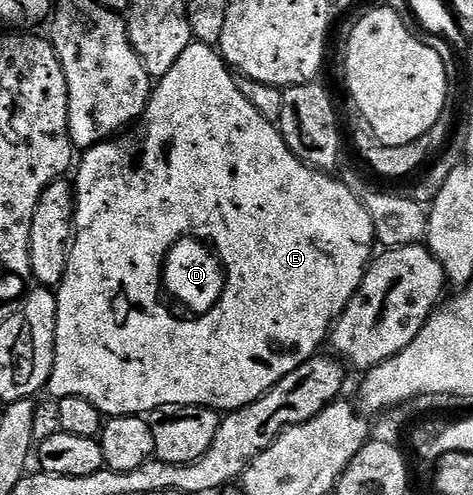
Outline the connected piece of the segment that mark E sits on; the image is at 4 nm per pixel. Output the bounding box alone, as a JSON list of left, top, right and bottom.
[47,43,377,417]

